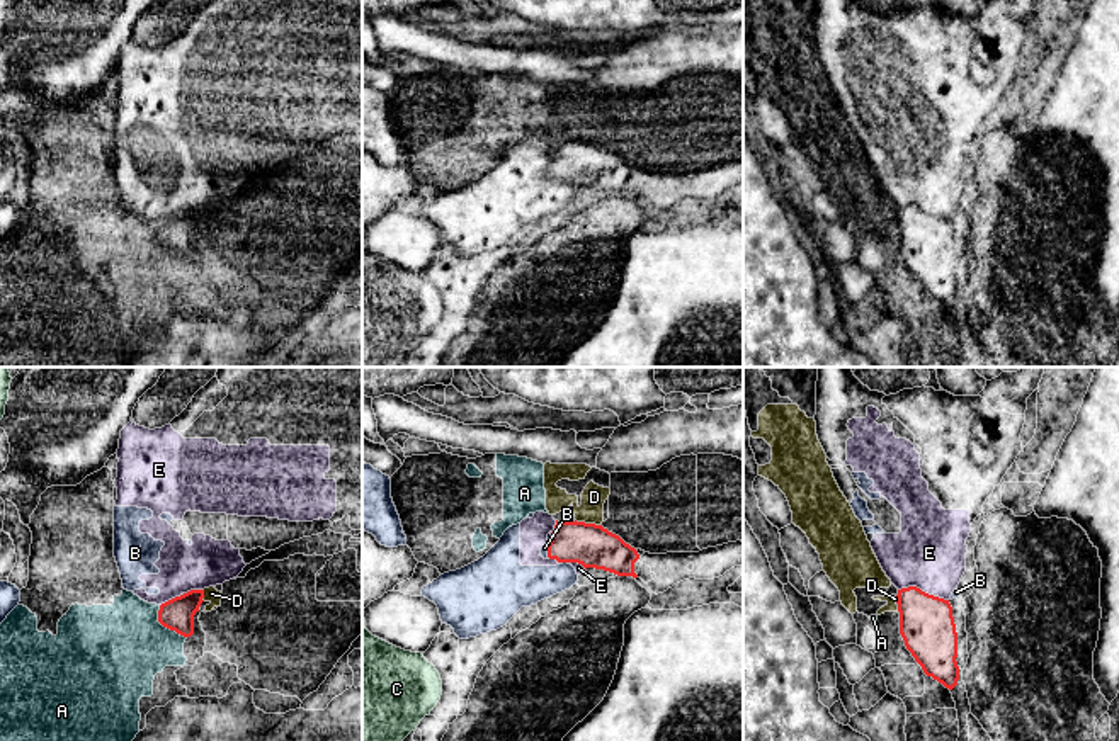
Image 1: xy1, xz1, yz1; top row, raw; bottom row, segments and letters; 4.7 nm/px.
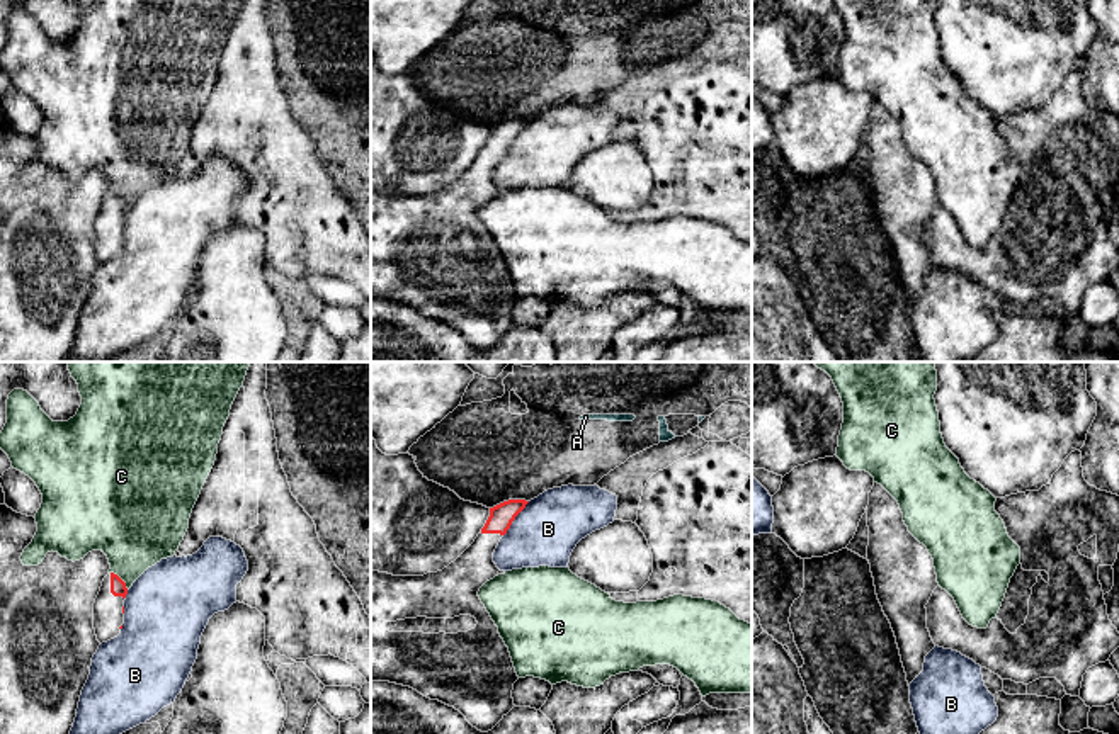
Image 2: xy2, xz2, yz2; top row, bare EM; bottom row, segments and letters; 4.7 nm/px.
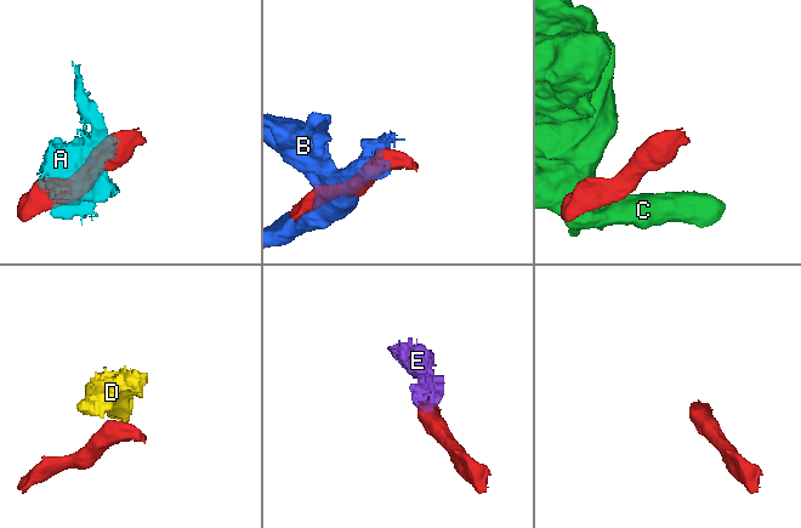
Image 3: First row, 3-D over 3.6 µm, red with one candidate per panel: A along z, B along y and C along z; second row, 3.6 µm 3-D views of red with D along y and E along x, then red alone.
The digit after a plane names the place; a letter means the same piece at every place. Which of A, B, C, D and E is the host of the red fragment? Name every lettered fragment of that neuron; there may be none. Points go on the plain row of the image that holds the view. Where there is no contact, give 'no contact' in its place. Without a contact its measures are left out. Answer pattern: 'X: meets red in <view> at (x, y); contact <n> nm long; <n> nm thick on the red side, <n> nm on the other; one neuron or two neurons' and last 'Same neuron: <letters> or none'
A: meets red in xy1 at (165, 245); contact 200 nm long; 160 nm thick on the red side, 420 nm on the other; two neurons
B: meets red in xz2 at (514, 138); contact 200 nm long; 120 nm thick on the red side, 300 nm on the other; two neurons
C: meets red in xy2 at (121, 199); contact 120 nm long; 80 nm thick on the red side, 380 nm on the other; two neurons
D: meets red in xz1 at (589, 143); contact 130 nm long; 200 nm thick on the red side, 120 nm on the other; two neurons
E: meets red in yz1 at (924, 211); contact 240 nm long; 260 nm thick on the red side, 340 nm on the other; two neurons
Same neuron: none

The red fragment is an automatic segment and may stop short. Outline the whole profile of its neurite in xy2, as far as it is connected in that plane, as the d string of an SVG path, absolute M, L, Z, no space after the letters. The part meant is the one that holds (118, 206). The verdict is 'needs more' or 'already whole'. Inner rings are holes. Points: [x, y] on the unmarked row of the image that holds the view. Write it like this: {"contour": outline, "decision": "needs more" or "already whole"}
{"contour": "M109 192L94 223L94 248L100 263L121 253L126 214L126 202L117 194Z", "decision": "needs more"}

